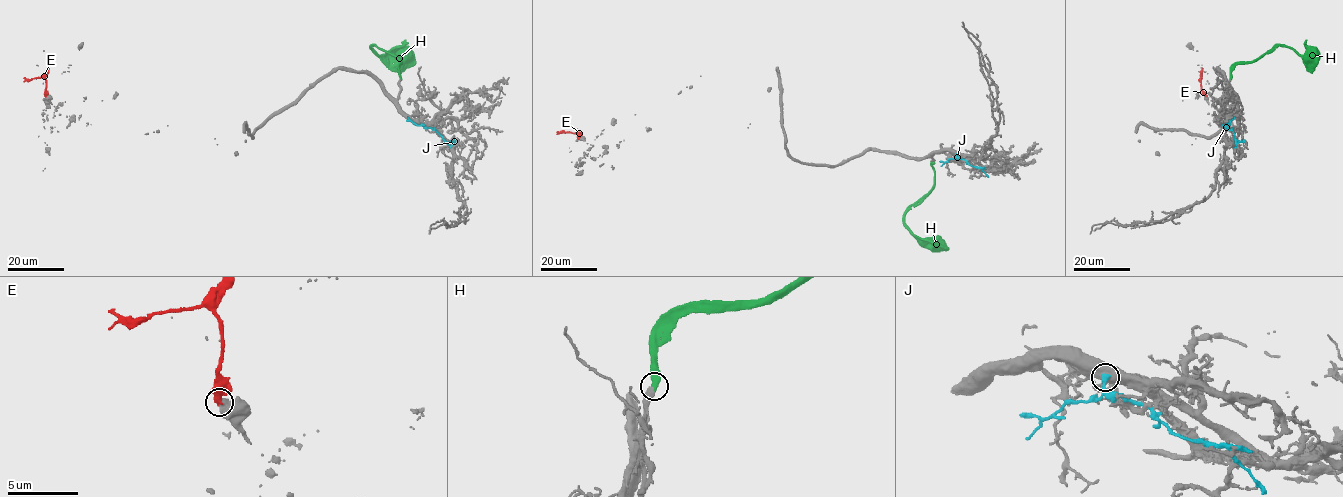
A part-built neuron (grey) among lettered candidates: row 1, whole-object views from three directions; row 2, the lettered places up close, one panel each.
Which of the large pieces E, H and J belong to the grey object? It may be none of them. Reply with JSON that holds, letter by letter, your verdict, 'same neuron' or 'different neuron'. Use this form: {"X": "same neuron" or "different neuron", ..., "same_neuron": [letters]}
{"E": "different neuron", "H": "same neuron", "J": "different neuron", "same_neuron": ["H"]}

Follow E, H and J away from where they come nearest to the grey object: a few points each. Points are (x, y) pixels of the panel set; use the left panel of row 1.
E: (45, 96), (46, 80), (42, 77), (24, 77)
H: (401, 78), (400, 62), (377, 47), (371, 47), (382, 59), (415, 62)
J: (423, 125), (437, 131), (447, 142), (455, 140)

